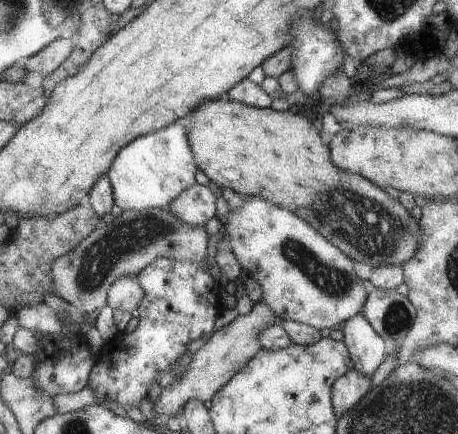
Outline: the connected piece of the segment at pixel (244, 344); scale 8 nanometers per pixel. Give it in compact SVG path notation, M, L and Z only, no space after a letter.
M264 301L253 304L248 314L238 315L228 325L214 330L210 339L199 349L194 349L194 356L189 369L183 374L178 385L163 388L162 394L154 403L157 413L163 416L178 415L190 399L210 402L211 398L262 348L259 335L270 325L278 323L277 316Z

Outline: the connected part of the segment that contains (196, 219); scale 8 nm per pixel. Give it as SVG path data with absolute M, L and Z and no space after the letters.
M195 183L183 190L167 207L178 220L185 221L187 225L204 227L208 220L216 217L218 194L219 192L212 186L206 187Z

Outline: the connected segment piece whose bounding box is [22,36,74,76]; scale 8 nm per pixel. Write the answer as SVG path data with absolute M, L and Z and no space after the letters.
M62 36L47 44L42 50L33 54L22 63L22 66L29 72L40 72L40 74L50 74L56 70L73 51L74 39L66 39Z

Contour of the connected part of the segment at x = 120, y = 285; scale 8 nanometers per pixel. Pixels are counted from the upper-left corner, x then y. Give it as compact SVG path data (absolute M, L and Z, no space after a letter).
M124 275L110 285L107 304L114 310L132 312L143 296L144 289L139 285L137 275Z

